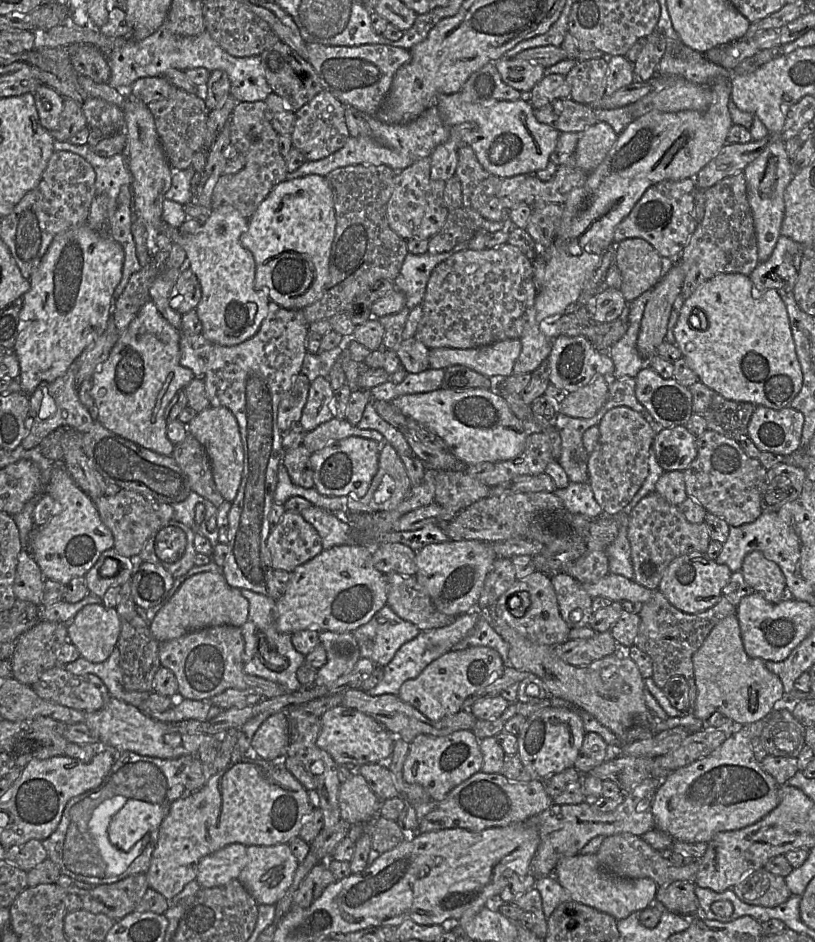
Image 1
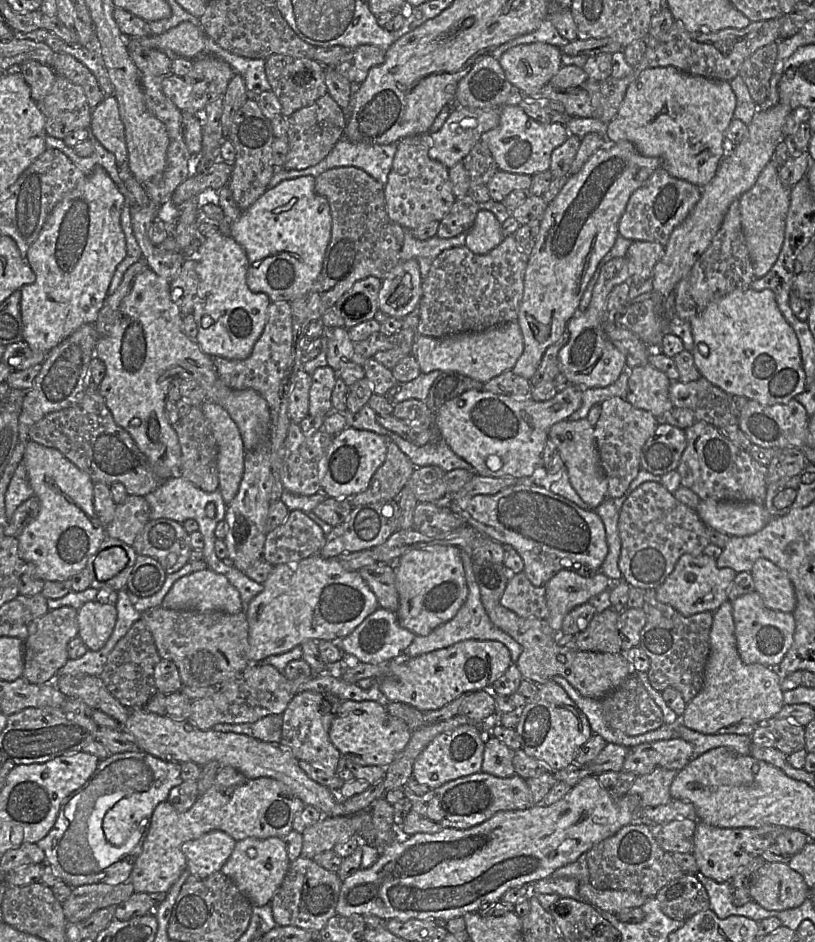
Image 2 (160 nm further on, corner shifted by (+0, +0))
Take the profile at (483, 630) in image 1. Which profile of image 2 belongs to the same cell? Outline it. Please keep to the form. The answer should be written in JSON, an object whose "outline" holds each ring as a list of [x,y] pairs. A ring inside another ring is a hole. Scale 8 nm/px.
{"outline":[[[460,549],[460,557],[463,563],[465,579],[468,586],[468,595],[465,602],[452,619],[434,629],[429,635],[416,635],[413,642],[402,653],[402,655],[406,658],[413,658],[435,650],[447,648],[464,640],[473,639],[482,641],[498,641],[504,644],[510,651],[512,663],[516,663],[522,652],[521,645],[507,633],[494,626],[489,616],[487,615],[480,599],[480,589],[476,582],[475,574],[473,571],[473,559],[471,557],[471,552],[468,550]]]}

